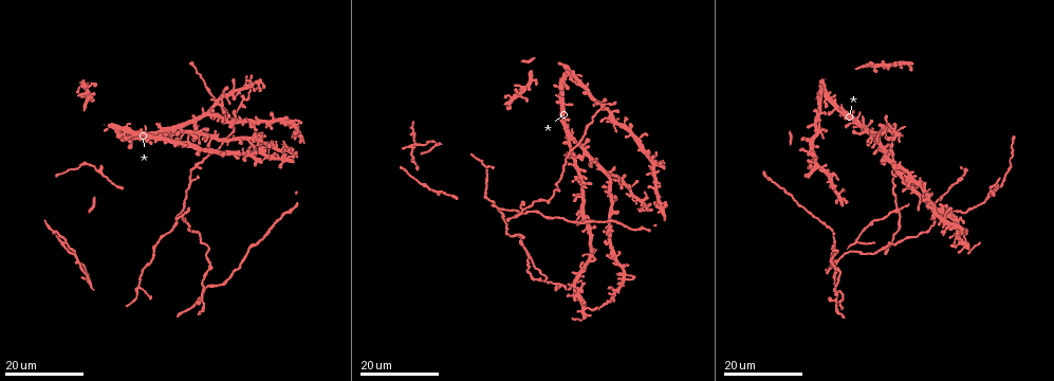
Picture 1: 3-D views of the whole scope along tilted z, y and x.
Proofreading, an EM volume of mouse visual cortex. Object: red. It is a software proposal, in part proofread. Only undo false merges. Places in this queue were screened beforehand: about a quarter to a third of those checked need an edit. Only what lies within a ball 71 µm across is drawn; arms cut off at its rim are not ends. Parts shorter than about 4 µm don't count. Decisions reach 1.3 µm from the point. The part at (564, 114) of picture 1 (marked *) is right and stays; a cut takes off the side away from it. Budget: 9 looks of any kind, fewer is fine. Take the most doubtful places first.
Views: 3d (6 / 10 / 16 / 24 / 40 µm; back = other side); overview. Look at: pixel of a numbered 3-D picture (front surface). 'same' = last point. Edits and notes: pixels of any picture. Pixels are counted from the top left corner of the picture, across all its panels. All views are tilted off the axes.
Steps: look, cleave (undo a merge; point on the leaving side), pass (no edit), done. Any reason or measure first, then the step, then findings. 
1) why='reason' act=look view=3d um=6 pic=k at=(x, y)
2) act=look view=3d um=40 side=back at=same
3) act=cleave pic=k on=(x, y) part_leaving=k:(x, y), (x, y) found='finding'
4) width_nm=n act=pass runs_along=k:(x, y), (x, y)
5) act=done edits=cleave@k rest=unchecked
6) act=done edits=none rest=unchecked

why='side arm on a straight run' act=look view=3d um=24 pic=1 at=(842, 300)

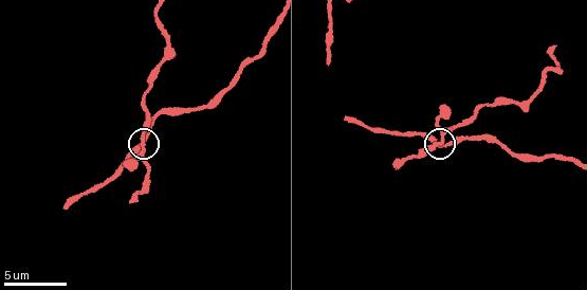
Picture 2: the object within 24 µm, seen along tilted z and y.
act=look view=3d um=6 pic=2 at=(138, 148)

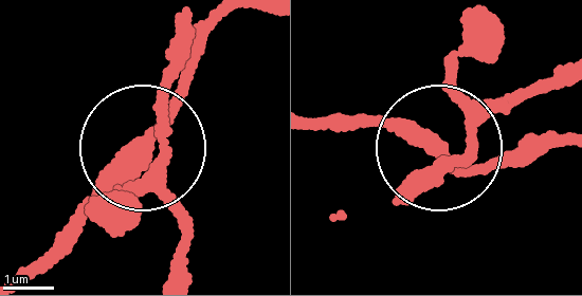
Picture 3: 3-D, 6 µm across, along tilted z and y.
width_nm=240 act=pass runs_along=3:(221, 19), (138, 167), (62, 228) found='one cell here'

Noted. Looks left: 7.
act=look view=3d um=24 pic=1 at=(836, 108)

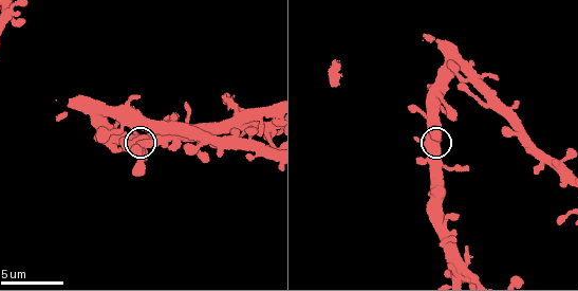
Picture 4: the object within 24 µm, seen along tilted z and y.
act=look view=3d um=6 at=same

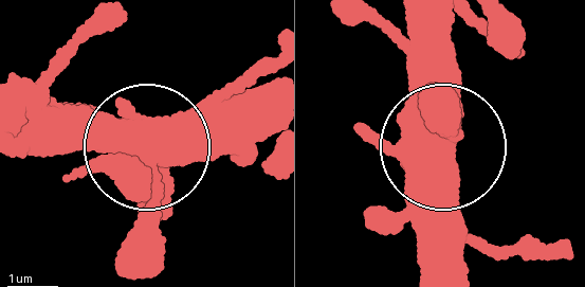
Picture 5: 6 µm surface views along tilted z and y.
side_arm_um=24 act=pass runs_along=5:(274, 129), (147, 159), (146, 209), (122, 268) found='one cell here'

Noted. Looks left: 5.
why='arms part here' act=look view=3d um=24 pic=1 at=(984, 198)

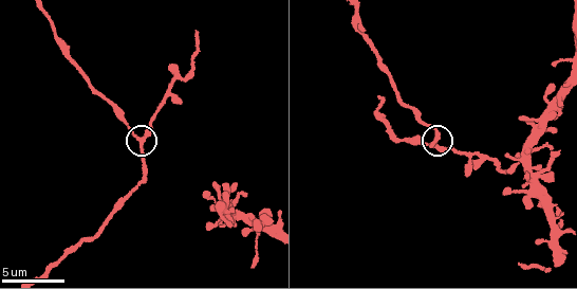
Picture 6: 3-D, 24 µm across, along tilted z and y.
act=look view=3d um=10 pic=6 at=(143, 138)

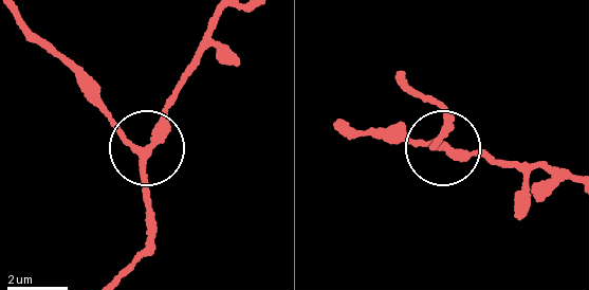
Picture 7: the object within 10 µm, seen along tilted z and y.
arms=3 act=pass found='one cell here'

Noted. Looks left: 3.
why='three-way junction' act=look view=3d um=24 pic=1 at=(838, 262)

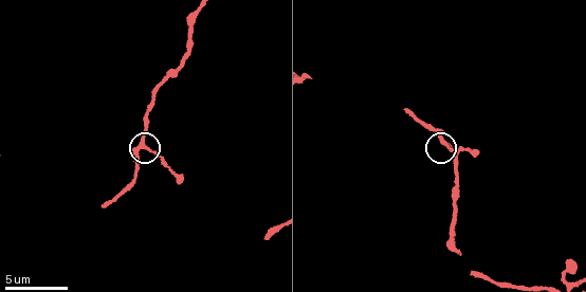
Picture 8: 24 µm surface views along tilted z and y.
why='zoom in' act=look view=3d um=6 pic=8 at=(142, 146)

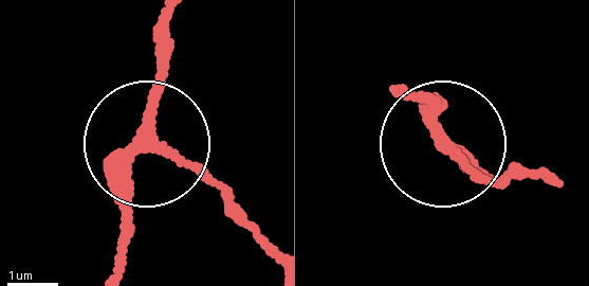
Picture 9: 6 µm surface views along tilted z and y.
side_arm_um=5 act=pass runs_along=9:(172, 18), (151, 143), (243, 207) found='continuous, no second cell'

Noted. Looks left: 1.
act=done edits=none rest=unchecked

